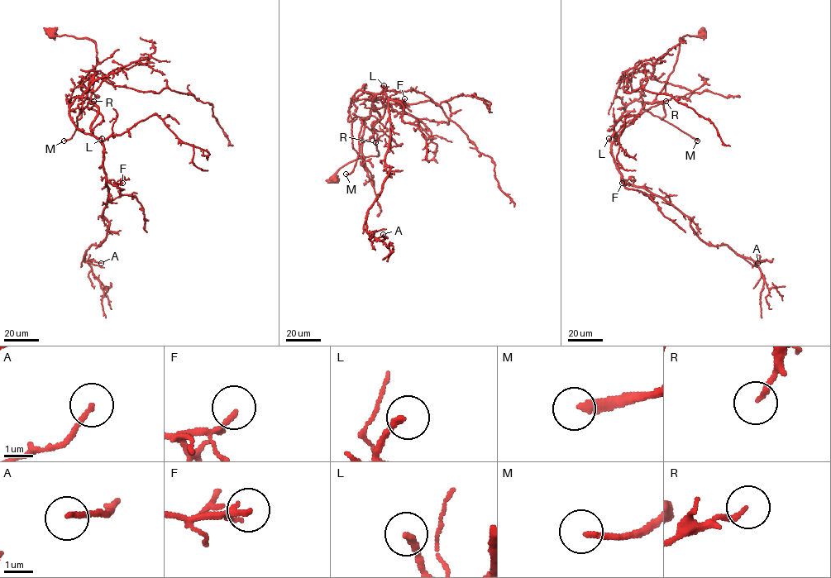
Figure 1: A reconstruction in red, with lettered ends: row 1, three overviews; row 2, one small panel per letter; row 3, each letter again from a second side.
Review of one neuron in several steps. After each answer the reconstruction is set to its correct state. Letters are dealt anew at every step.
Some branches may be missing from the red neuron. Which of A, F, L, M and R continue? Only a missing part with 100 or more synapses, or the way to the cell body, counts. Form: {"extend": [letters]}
{"extend": ["L", "M"]}

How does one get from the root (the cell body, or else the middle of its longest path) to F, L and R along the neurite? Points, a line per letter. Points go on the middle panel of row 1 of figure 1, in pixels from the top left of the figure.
F: (333, 179), (347, 163), (379, 155), (372, 124), (379, 115), (373, 98), (385, 88), (390, 99), (404, 98)
L: (333, 179), (347, 163), (379, 155), (372, 124), (379, 115), (373, 99), (384, 85)
R: (333, 179), (347, 163), (379, 155), (372, 124), (379, 115), (373, 93), (385, 108), (373, 126), (375, 142)

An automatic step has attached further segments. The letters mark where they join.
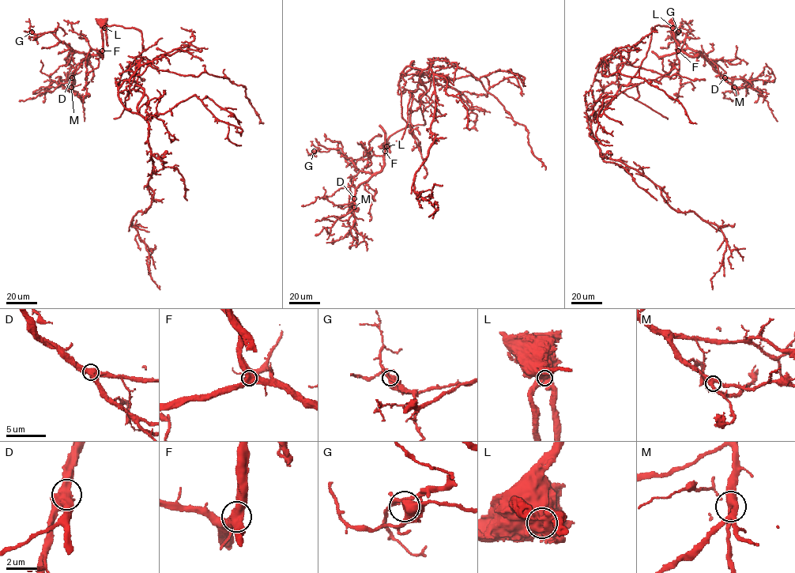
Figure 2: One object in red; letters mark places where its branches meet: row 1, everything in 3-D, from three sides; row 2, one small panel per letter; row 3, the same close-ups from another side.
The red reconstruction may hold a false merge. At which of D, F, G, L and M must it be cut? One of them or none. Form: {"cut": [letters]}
{"cut": ["L"]}

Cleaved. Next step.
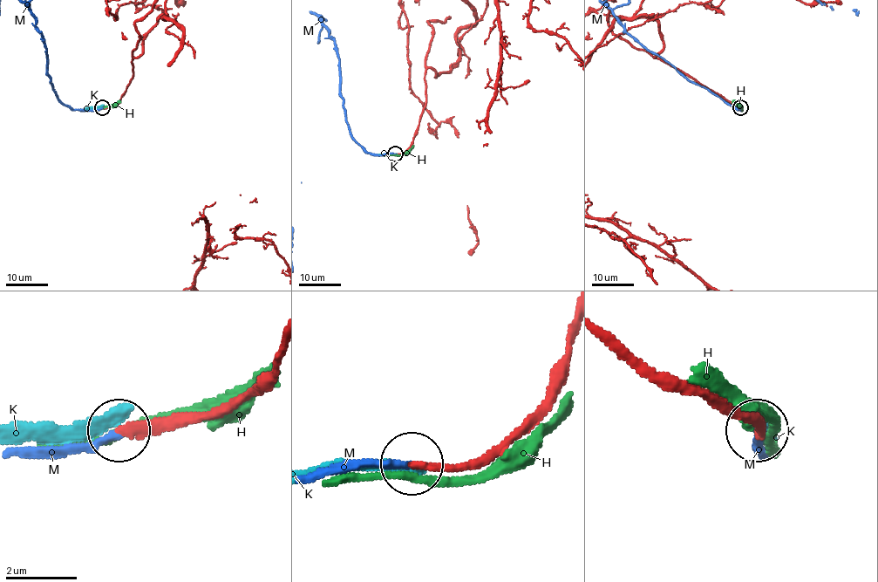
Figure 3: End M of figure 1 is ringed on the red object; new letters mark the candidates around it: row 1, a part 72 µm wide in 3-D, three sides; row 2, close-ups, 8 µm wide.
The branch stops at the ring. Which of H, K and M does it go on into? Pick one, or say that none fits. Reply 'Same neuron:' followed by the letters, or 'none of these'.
Same neuron: M

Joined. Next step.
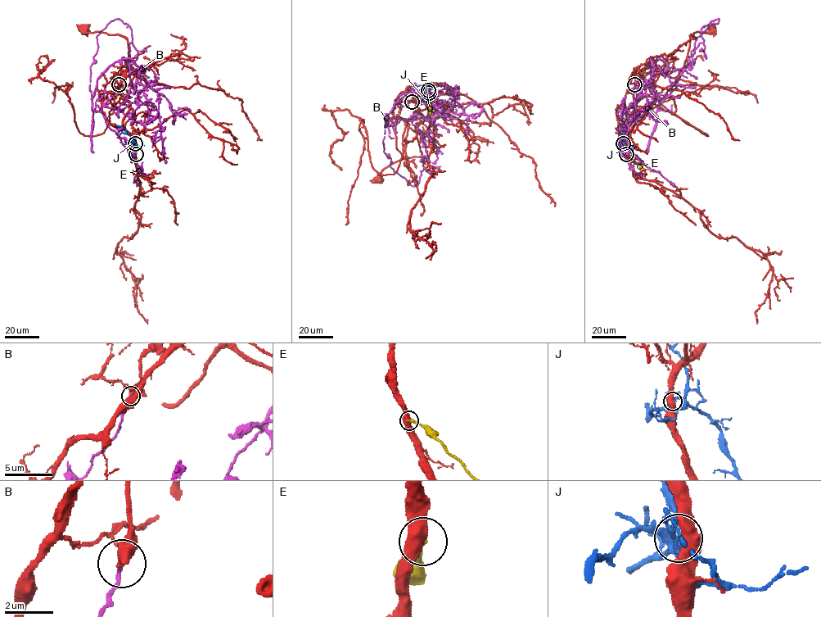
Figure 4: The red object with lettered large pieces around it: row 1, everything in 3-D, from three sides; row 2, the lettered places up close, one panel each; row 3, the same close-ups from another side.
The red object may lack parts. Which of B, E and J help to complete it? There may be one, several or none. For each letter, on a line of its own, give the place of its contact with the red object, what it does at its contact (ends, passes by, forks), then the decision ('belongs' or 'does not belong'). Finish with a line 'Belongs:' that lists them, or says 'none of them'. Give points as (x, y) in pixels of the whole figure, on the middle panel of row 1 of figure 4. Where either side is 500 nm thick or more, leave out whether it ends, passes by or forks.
B: contact (412, 102); it ends; does not belong
E: contact (429, 93); does not belong
J: contact (428, 90); does not belong
Belongs: none of them

